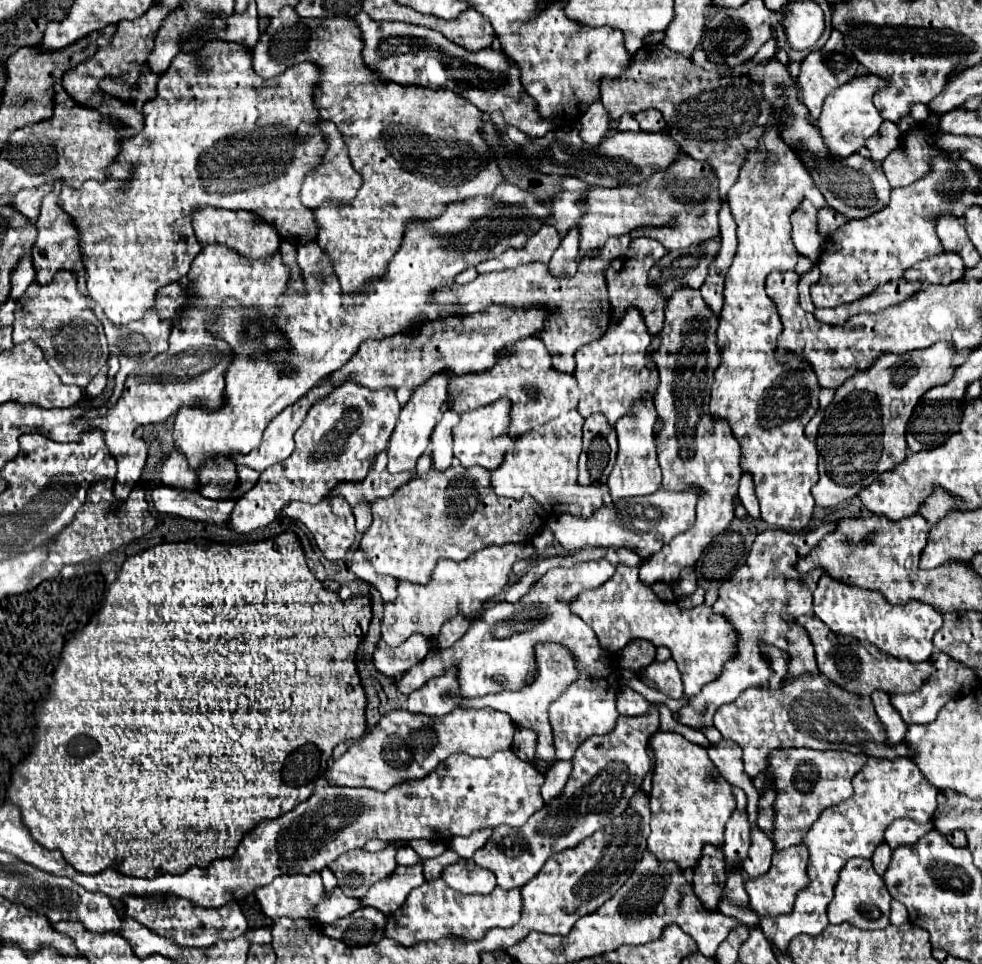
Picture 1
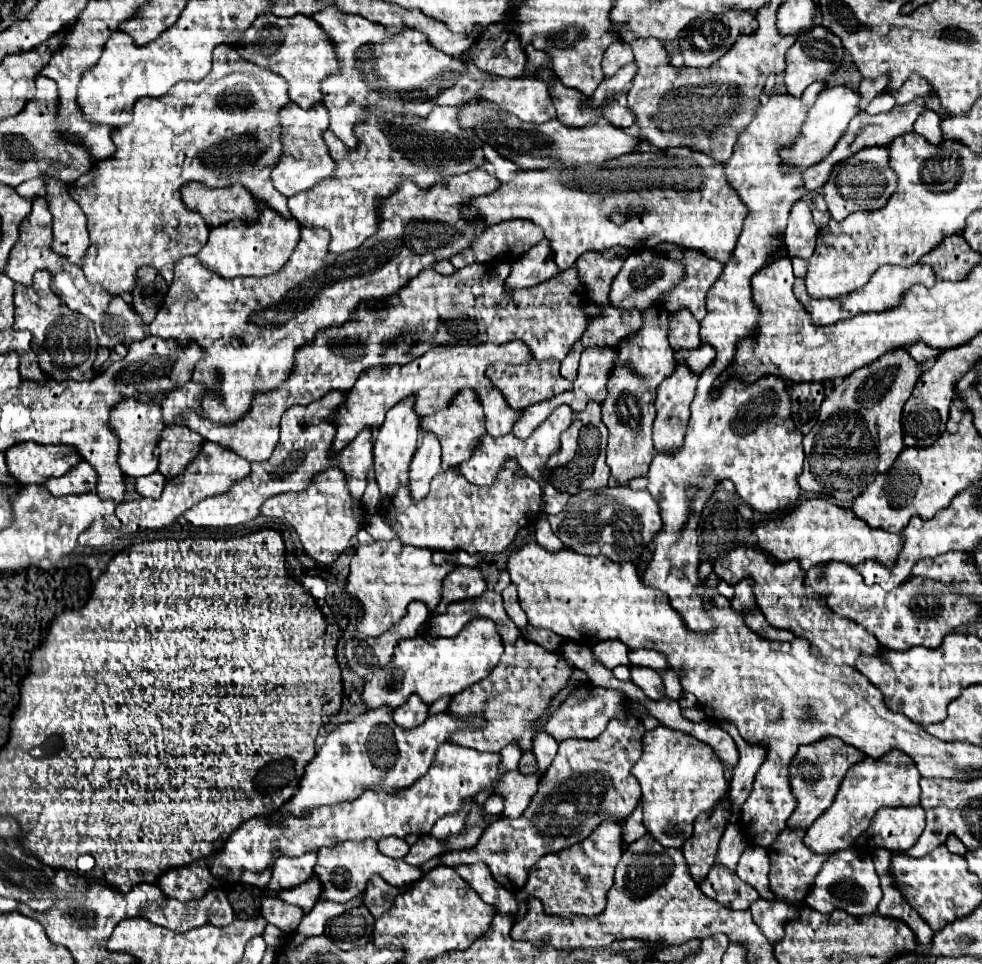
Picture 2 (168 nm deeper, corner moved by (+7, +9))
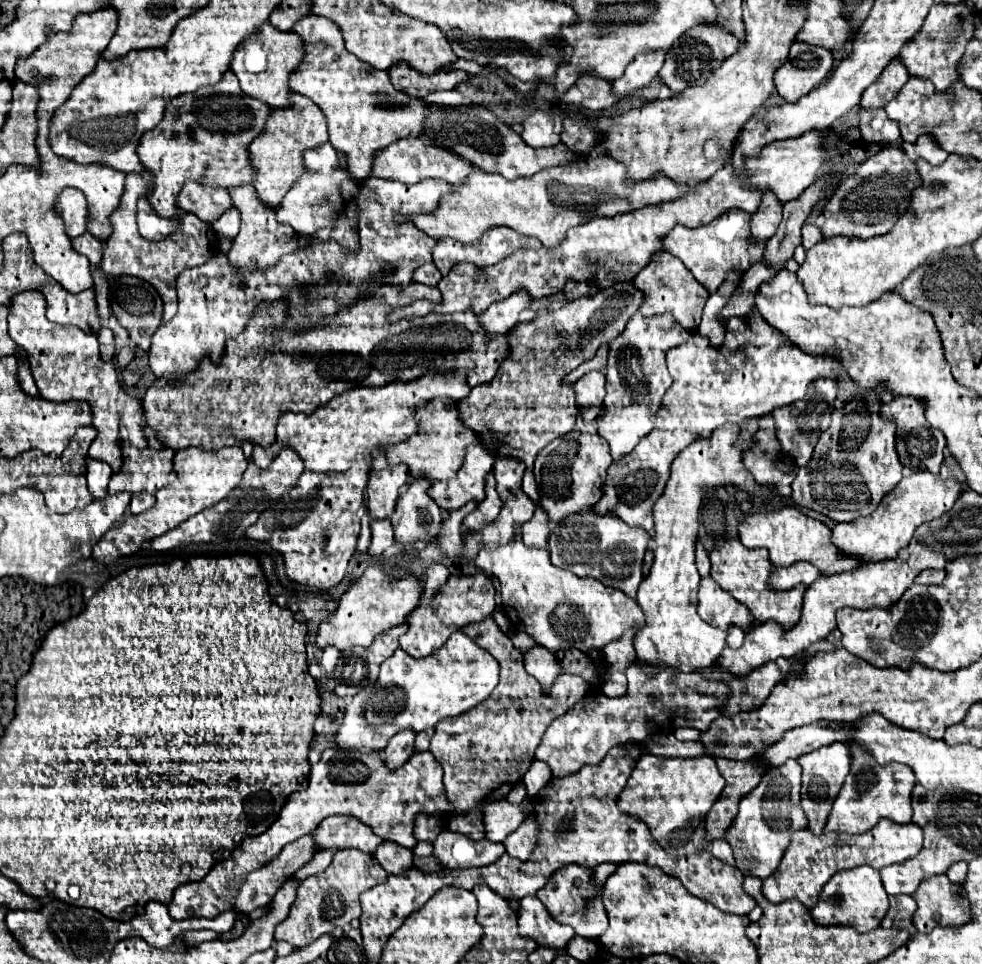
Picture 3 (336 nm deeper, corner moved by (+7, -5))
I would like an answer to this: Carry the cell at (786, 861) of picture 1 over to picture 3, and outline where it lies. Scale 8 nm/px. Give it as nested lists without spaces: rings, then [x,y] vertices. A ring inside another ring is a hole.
[[[881,819],[871,831],[863,835],[811,835],[811,831],[803,829],[791,837],[791,843],[773,875],[763,881],[763,895],[771,903],[781,903],[787,899],[801,901],[807,909],[813,909],[819,891],[831,879],[833,873],[871,865],[875,869],[883,869],[893,863],[903,863],[913,859],[923,847],[923,829],[915,823],[891,823],[889,819]]]

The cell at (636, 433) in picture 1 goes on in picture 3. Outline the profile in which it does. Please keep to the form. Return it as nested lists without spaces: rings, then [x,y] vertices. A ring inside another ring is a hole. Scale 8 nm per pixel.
[[[635,313],[633,319],[627,323],[623,335],[619,335],[609,343],[611,351],[609,351],[609,363],[607,363],[607,397],[605,397],[607,405],[603,409],[603,415],[597,419],[597,425],[599,425],[599,435],[609,443],[611,457],[615,463],[623,459],[627,453],[631,453],[633,447],[653,429],[653,421],[661,407],[663,395],[671,387],[671,375],[665,365],[665,355],[671,347],[685,343],[687,337],[689,337],[689,331],[685,331],[671,315],[643,317]]]

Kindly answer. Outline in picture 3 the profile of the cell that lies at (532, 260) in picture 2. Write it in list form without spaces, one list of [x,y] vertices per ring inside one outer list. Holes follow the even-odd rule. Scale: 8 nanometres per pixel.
[[[515,291],[515,295],[509,295],[507,299],[497,301],[487,311],[483,311],[479,321],[489,335],[511,331],[517,323],[534,318],[536,313],[529,310],[531,303],[533,299],[527,295],[527,291]]]

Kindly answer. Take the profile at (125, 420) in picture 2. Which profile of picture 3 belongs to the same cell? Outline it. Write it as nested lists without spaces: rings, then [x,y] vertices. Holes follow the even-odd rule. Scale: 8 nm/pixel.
[[[27,291],[15,295],[9,307],[9,335],[17,345],[27,349],[29,365],[37,383],[39,393],[47,401],[87,401],[93,409],[93,426],[97,429],[97,439],[89,447],[89,455],[101,459],[111,465],[113,471],[123,467],[123,451],[121,451],[121,425],[127,429],[129,437],[127,443],[131,447],[147,449],[147,437],[141,427],[145,419],[145,411],[141,401],[127,395],[119,387],[119,379],[115,373],[113,363],[99,361],[99,343],[97,337],[91,333],[83,333],[79,327],[73,325],[57,325],[45,317],[47,301],[39,291]]]

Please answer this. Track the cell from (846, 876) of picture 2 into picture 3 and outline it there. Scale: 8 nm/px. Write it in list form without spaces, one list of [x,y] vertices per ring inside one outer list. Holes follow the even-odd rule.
[[[861,865],[851,871],[839,871],[839,875],[833,875],[825,883],[819,895],[819,903],[811,909],[811,917],[819,925],[849,925],[859,933],[865,933],[879,927],[887,909],[889,909],[889,901],[887,901],[887,893],[883,889],[879,871],[867,865]]]

